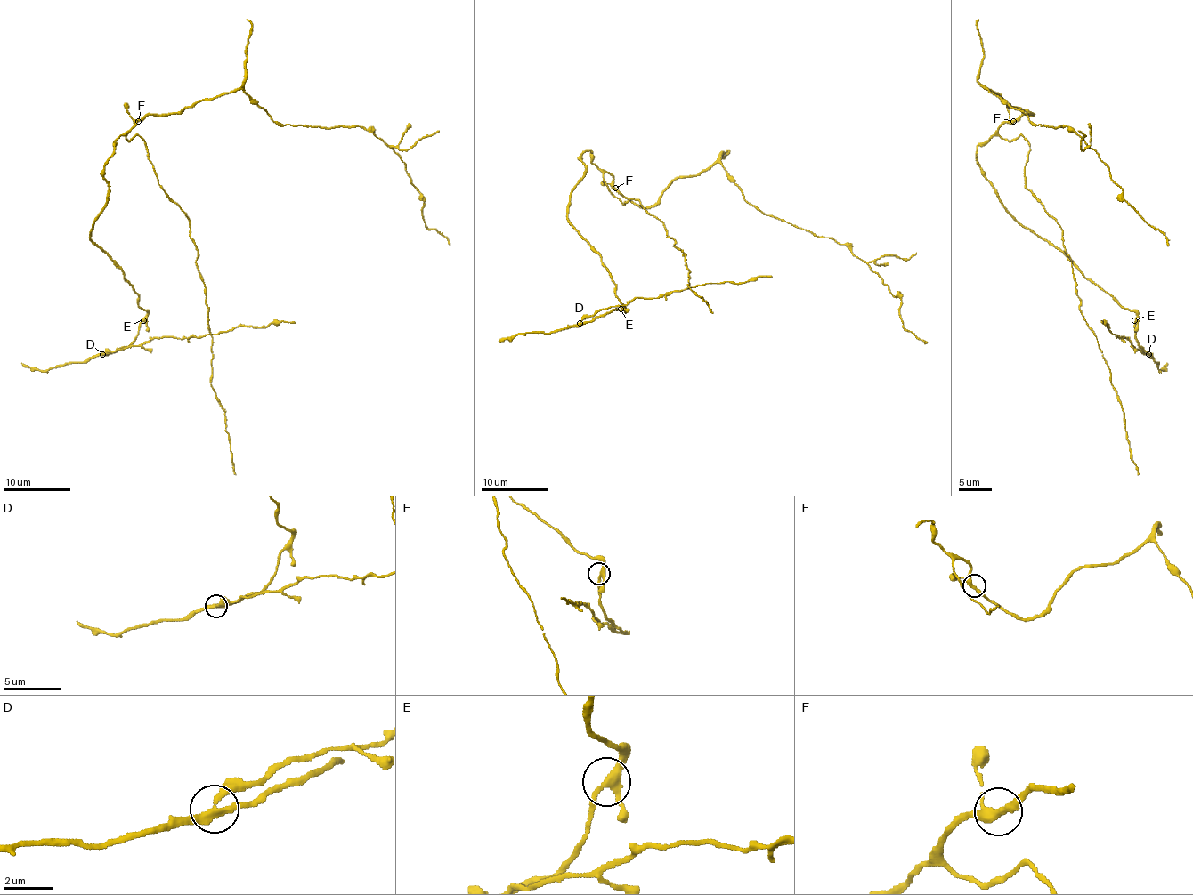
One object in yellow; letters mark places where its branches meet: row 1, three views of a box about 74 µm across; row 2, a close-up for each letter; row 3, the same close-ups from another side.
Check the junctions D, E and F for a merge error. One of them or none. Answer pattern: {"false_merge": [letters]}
{"false_merge": ["D"]}

